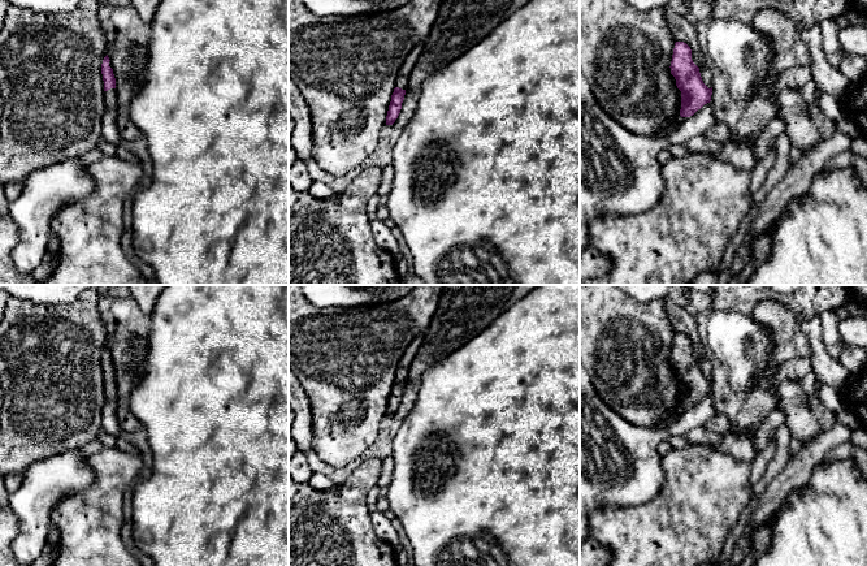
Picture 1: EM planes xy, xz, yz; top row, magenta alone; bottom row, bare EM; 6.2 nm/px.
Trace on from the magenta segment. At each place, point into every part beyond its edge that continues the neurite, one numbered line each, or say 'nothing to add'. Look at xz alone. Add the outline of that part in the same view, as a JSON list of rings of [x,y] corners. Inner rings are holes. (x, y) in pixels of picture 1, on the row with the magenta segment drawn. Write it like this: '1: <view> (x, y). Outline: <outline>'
1: xz (408, 64). Outline: [[[415,47],[408,56],[406,57],[406,60],[402,64],[402,68],[399,70],[399,75],[396,78],[396,85],[395,87],[399,87],[402,90],[407,90],[408,82],[409,82],[409,75],[419,60],[419,57],[422,53],[422,47]]]

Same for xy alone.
1: xy (109, 133). Outline: [[[110,88],[104,92],[105,96],[105,113],[103,116],[101,137],[104,142],[117,146],[121,141],[121,133],[117,125],[117,90]]]

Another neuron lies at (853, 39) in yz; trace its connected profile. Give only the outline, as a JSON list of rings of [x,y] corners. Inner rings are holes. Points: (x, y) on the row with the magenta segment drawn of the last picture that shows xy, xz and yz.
[[[848,26],[837,35],[841,53],[862,57],[867,61],[867,26]]]

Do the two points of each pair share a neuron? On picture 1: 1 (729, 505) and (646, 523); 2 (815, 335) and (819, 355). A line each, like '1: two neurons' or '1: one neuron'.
1: one neuron
2: one neuron

